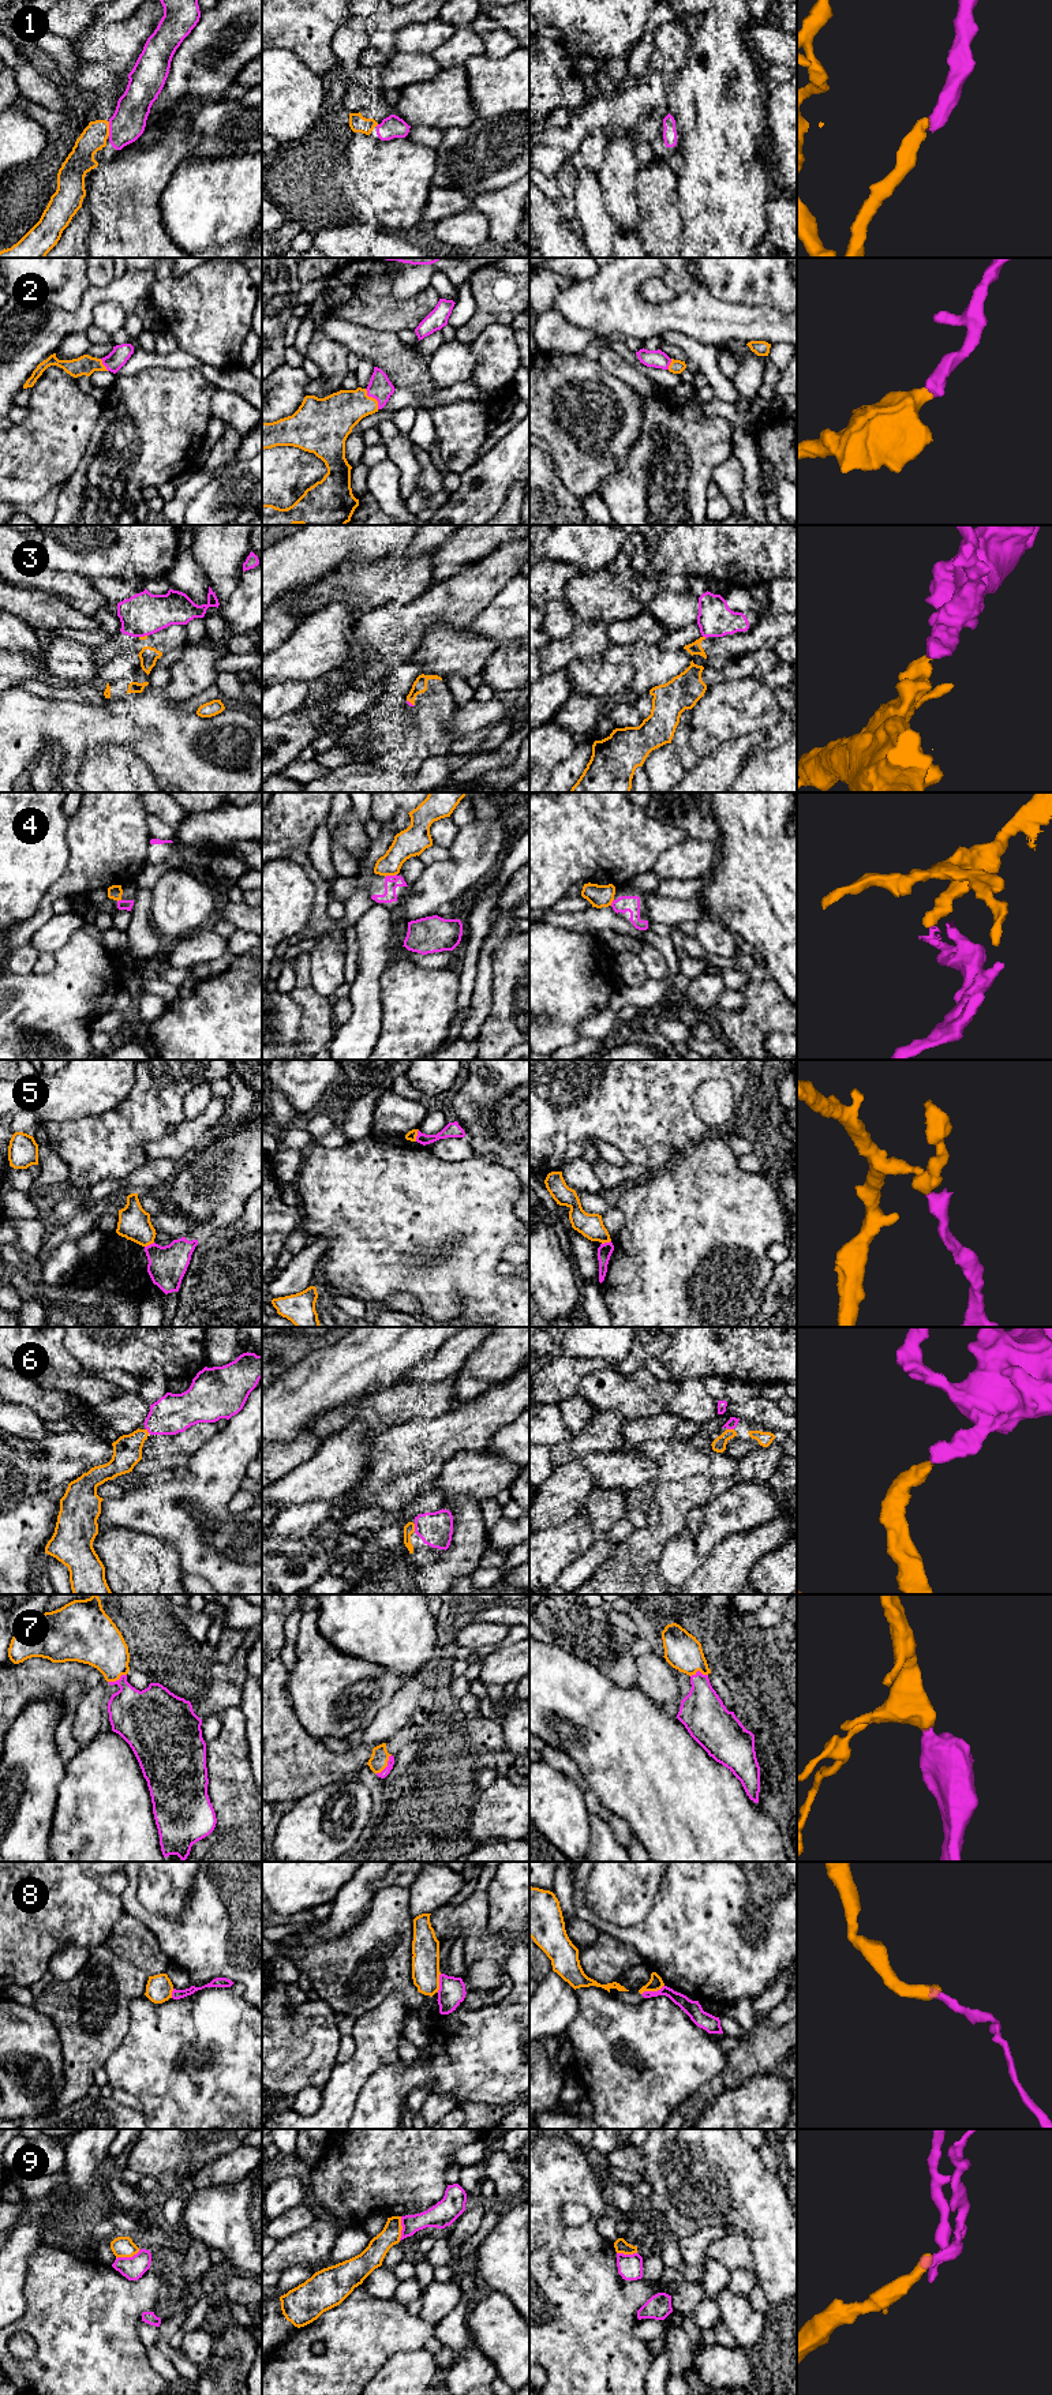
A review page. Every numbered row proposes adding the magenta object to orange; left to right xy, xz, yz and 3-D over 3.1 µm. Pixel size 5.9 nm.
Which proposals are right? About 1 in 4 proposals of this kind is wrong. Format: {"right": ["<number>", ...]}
{"right": ["1", "2", "6", "7"]}

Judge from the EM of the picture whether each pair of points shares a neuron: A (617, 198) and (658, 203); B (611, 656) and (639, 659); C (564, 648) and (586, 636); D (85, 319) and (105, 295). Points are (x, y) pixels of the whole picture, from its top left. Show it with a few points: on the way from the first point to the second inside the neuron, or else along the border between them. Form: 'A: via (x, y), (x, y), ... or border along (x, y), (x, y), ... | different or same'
A: border along (637, 168), (635, 179), (637, 227), (635, 229) | different
B: via (618, 656), (632, 658) | same
C: via (569, 648), (580, 641) | same
D: via (85, 311), (97, 296) | same

